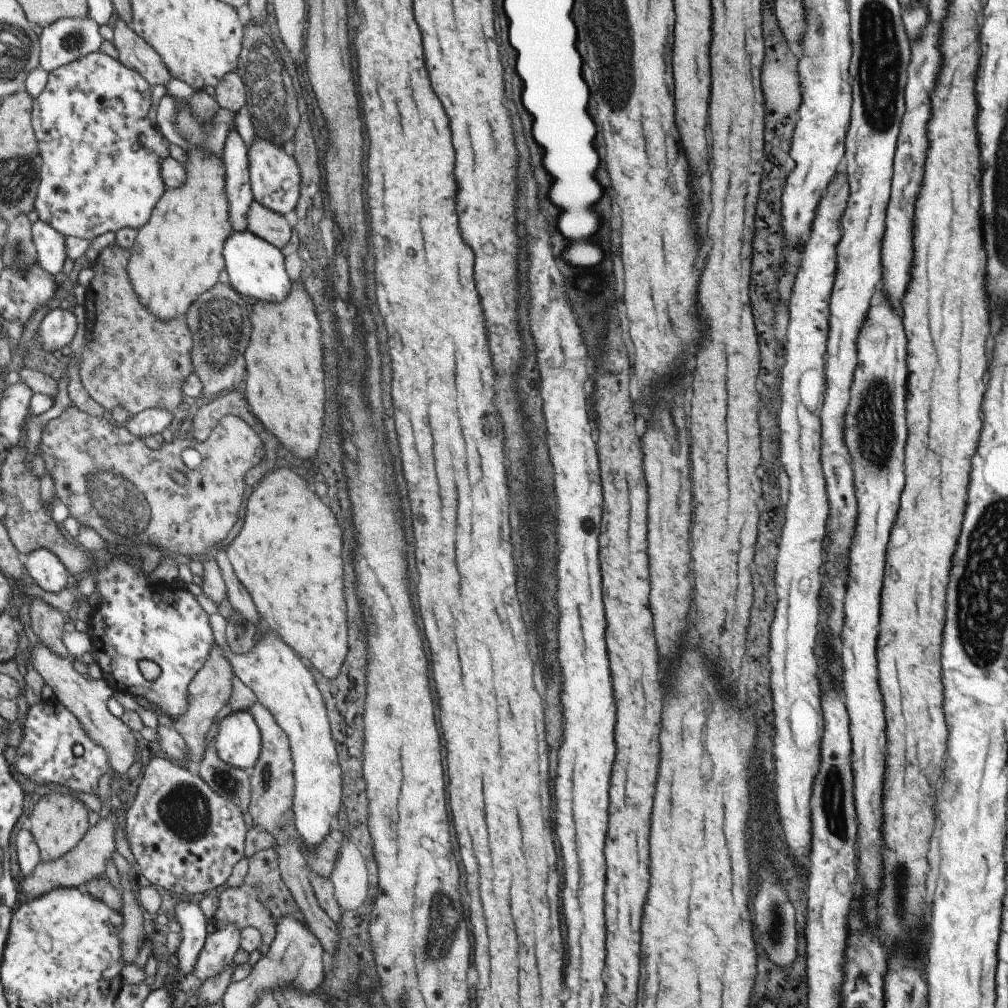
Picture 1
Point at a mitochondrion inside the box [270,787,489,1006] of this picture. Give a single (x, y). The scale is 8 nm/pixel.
(443, 916)

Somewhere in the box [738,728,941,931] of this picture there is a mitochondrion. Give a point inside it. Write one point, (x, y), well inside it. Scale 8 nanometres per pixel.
(832, 787)

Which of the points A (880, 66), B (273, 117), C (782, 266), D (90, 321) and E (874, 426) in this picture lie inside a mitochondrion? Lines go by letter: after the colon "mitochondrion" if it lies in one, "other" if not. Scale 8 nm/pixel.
A: mitochondrion
B: mitochondrion
C: other
D: other
E: mitochondrion

